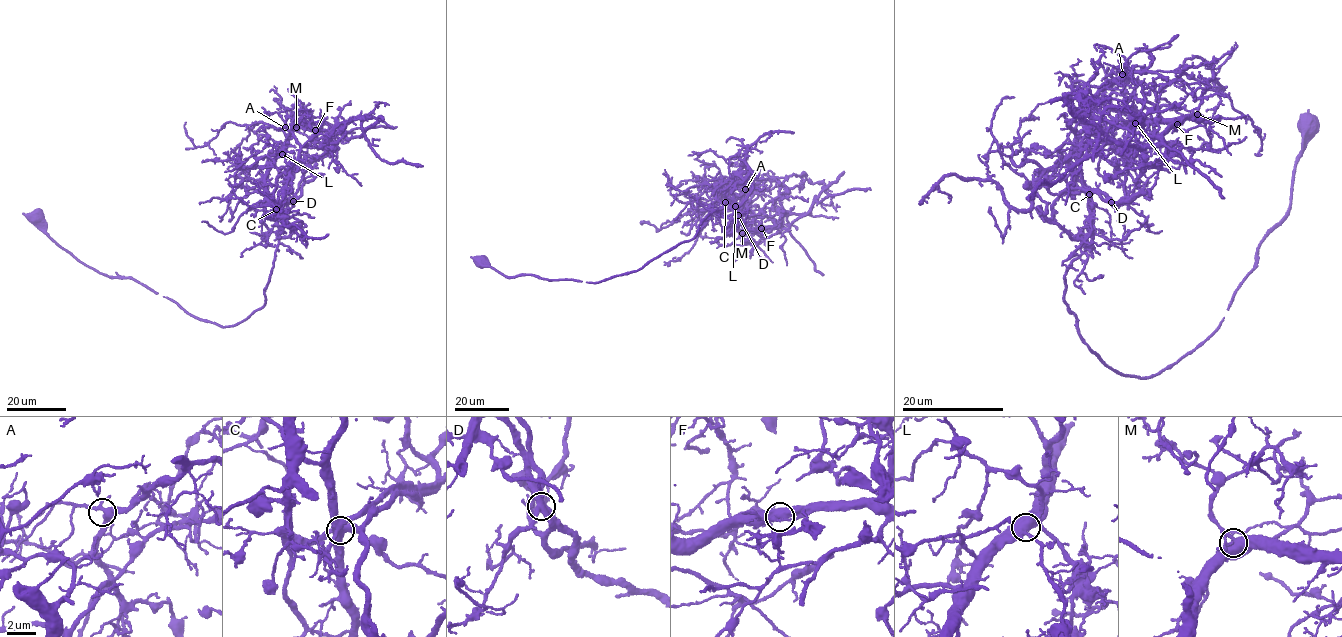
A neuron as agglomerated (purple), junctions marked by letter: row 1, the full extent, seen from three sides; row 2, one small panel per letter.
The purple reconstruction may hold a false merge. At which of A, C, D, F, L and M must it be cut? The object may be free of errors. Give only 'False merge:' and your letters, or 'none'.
False merge: C

